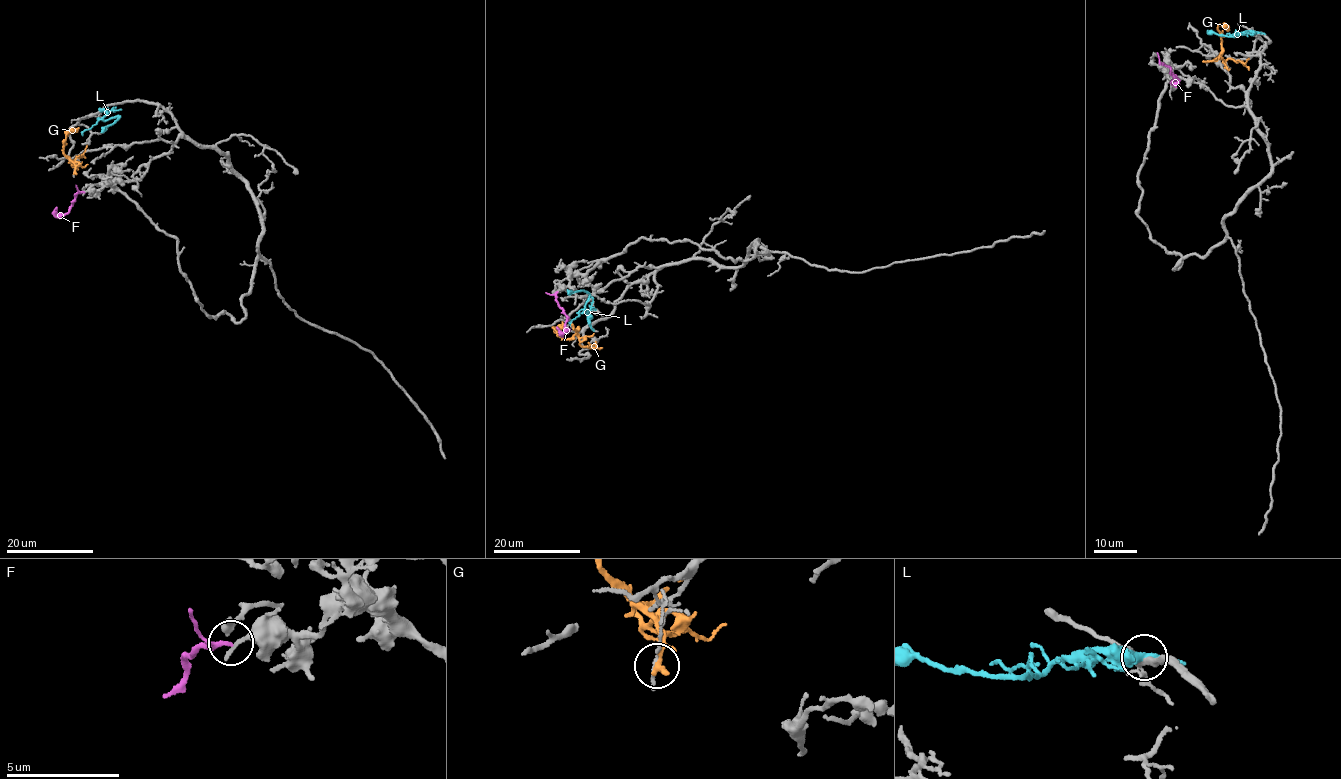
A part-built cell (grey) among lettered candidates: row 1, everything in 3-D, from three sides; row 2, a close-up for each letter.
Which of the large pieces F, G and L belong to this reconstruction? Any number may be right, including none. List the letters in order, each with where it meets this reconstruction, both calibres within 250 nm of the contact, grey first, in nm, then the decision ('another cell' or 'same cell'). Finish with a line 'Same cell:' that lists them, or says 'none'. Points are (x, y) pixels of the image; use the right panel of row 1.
F: contact (1160, 64); calibres 200 and 160 nm; another cell
G: contact (1208, 61); calibres 120 and 240 nm; another cell
L: contact (1257, 32); calibres 240 and 300 nm; another cell
Same cell: none

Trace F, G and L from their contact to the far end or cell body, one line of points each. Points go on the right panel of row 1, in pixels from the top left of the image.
F: (1160, 64), (1168, 67), (1174, 79), (1170, 82), (1174, 82), (1175, 75), (1172, 72)
G: (1208, 62), (1220, 54), (1218, 26), (1225, 27)
L: (1257, 32), (1240, 33), (1233, 37), (1222, 36), (1212, 31), (1207, 34)

